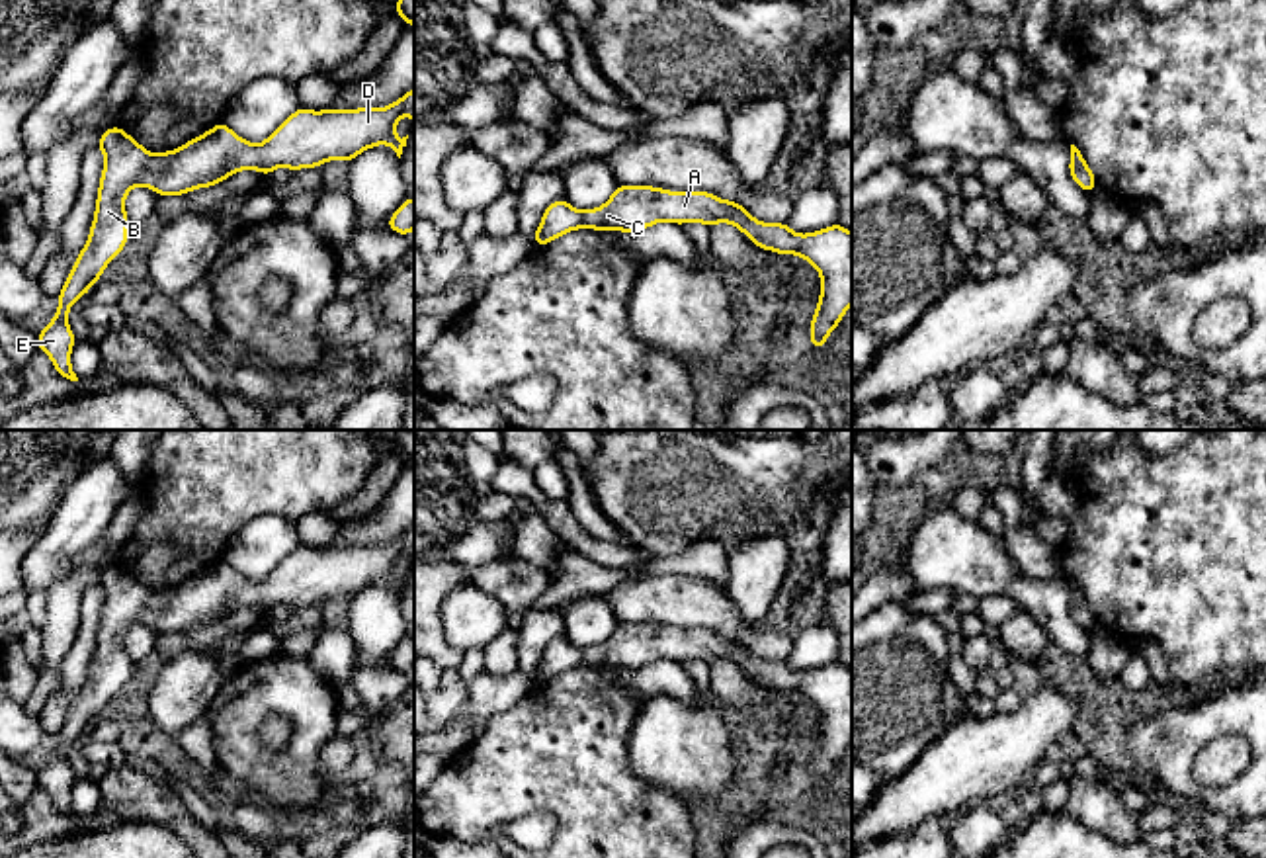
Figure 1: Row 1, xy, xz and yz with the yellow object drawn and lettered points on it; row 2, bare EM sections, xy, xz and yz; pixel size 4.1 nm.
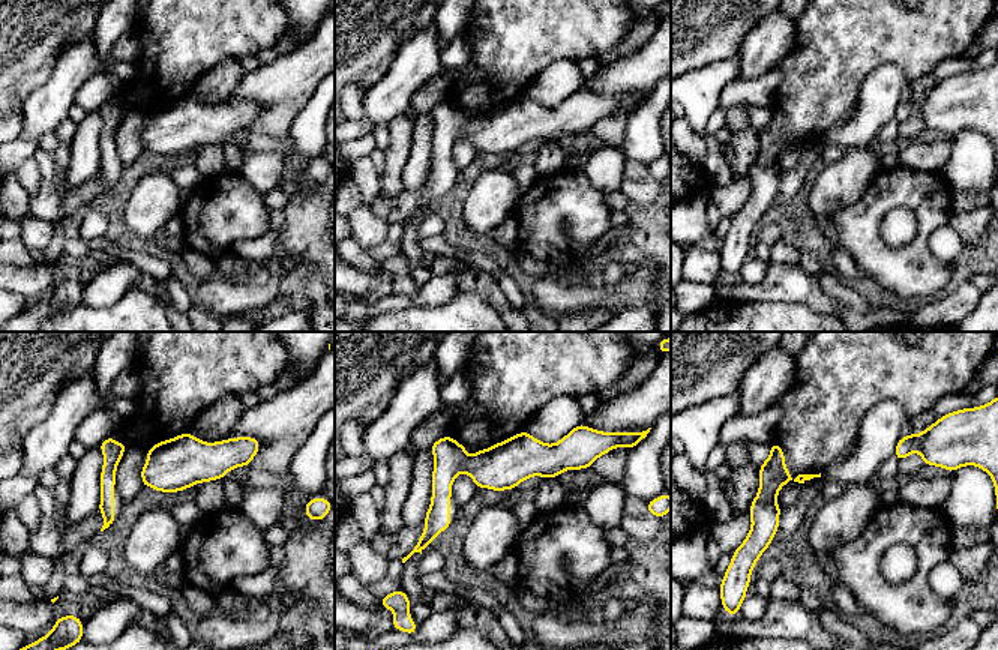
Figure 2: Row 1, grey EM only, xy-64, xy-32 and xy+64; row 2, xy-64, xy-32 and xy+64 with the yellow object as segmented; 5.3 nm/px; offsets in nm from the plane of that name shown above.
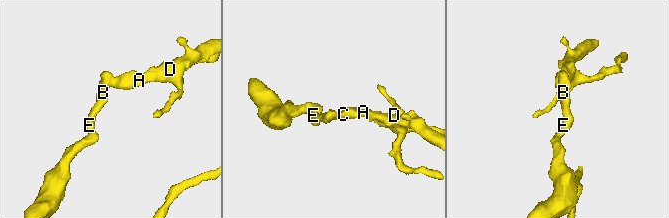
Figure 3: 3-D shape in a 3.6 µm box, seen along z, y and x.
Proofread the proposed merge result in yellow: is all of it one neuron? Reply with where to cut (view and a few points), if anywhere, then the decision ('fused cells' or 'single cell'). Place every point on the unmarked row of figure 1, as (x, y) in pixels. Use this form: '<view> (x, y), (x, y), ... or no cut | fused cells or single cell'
no cut | single cell

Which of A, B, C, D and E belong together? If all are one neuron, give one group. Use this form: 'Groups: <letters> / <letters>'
Groups: A B C D E

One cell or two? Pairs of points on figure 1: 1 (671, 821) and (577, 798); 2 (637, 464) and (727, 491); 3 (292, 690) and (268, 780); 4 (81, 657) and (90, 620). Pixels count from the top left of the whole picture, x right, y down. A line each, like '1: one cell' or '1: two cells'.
1: one cell
2: one cell
3: one cell
4: one cell

